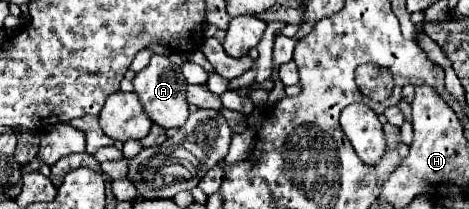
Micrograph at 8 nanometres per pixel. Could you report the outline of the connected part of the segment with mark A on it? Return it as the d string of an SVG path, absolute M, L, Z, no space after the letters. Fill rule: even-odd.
M153 55L149 67L145 67L143 71L137 73L137 77L133 79L135 85L135 93L139 95L139 101L143 105L143 111L147 111L149 119L153 123L157 123L163 129L171 129L171 127L181 127L187 117L189 117L189 103L185 99L185 89L187 89L187 81L181 73L181 69L171 63L167 57L161 55Z

